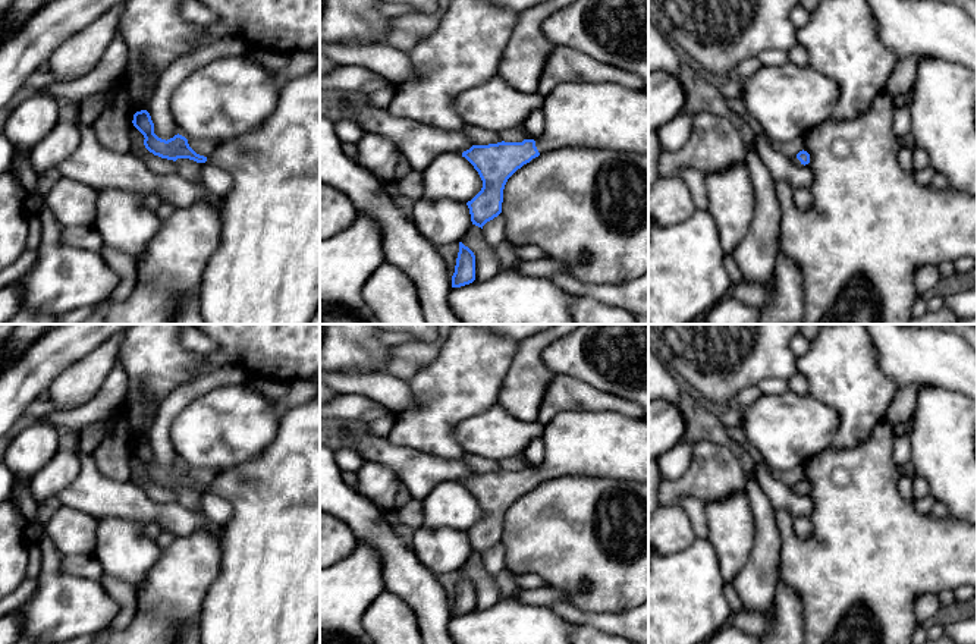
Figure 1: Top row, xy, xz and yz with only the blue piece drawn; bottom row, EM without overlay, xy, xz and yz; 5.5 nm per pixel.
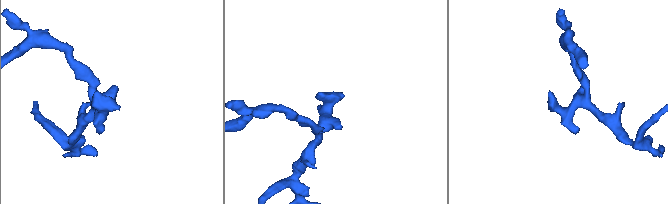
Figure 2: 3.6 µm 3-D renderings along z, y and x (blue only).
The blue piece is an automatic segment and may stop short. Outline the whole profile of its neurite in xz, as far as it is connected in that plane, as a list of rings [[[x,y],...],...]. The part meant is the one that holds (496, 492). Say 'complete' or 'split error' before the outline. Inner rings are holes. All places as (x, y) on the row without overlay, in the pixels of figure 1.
split error | [[[568,409],[556,414],[543,425],[543,440],[546,456],[540,468],[472,474],[462,481],[462,486],[474,494],[483,509],[481,519],[466,531],[472,553],[483,557],[487,550],[497,546],[502,541],[503,518],[508,508],[546,480],[572,475],[648,483],[648,422],[643,418],[631,418],[619,412]]]

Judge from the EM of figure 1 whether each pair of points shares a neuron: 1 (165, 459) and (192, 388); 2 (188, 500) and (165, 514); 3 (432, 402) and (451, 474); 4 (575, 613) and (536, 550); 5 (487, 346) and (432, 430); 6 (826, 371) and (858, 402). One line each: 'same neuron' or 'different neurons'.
1: same neuron
2: different neurons
3: different neurons
4: different neurons
5: same neuron
6: same neuron

